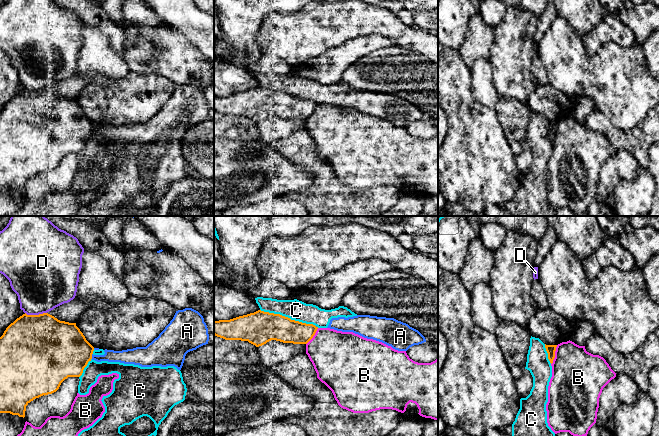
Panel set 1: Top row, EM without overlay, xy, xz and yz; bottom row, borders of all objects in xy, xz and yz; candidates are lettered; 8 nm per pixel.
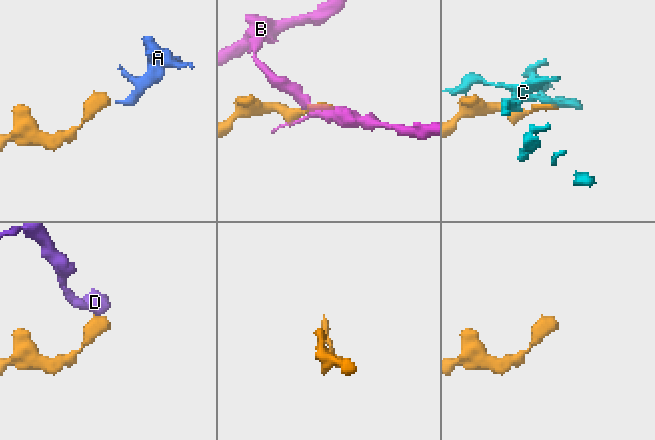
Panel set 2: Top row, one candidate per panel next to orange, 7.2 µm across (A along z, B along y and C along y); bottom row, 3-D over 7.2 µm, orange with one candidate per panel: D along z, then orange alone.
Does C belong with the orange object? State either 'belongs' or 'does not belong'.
does not belong

